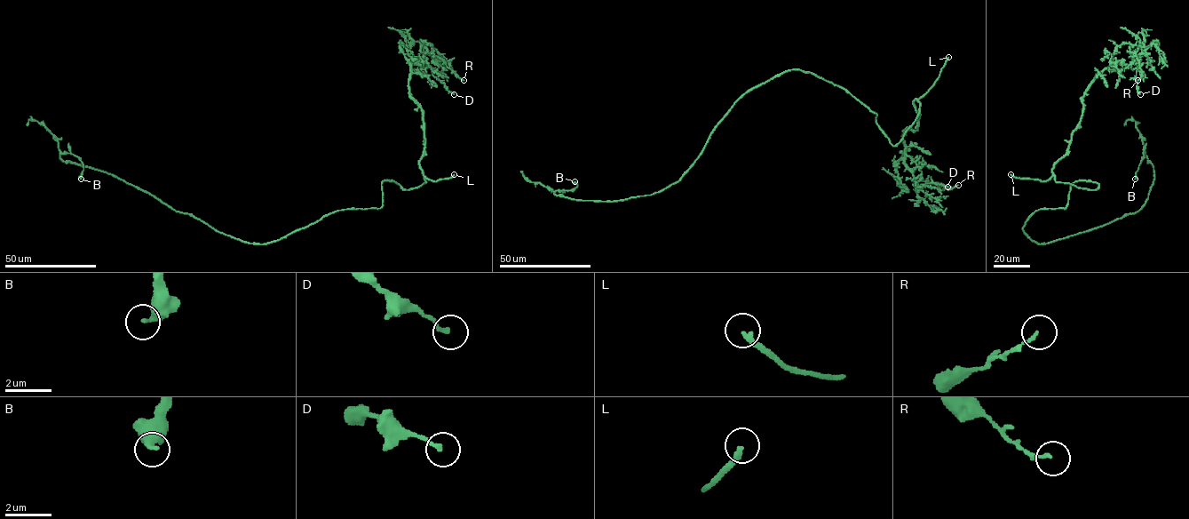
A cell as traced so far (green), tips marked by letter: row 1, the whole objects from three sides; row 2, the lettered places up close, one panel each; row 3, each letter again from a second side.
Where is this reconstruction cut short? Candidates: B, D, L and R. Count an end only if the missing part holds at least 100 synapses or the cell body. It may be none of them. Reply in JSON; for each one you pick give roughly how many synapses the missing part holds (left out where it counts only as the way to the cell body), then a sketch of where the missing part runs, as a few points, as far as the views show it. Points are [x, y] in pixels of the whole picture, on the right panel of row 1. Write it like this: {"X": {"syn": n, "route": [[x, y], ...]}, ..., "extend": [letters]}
{"extend": ["L"]}

